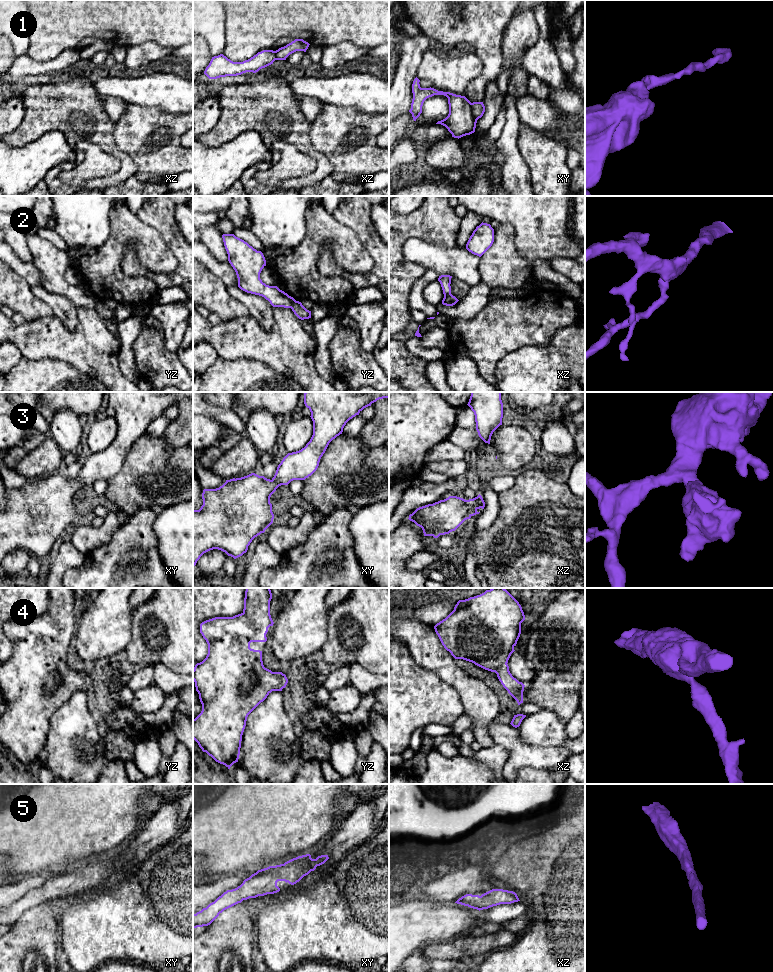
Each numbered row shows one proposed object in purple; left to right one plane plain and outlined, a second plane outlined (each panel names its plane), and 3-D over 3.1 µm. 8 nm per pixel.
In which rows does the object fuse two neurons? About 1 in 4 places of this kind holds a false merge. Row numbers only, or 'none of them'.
1, 2

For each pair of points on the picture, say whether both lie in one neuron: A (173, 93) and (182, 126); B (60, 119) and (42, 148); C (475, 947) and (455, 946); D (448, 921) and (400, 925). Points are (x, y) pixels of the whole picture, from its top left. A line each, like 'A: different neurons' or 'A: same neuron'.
A: different neurons
B: different neurons
C: same neuron
D: same neuron

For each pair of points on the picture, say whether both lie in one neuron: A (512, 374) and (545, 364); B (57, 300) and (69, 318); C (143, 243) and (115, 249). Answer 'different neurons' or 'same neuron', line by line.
A: same neuron
B: same neuron
C: same neuron

